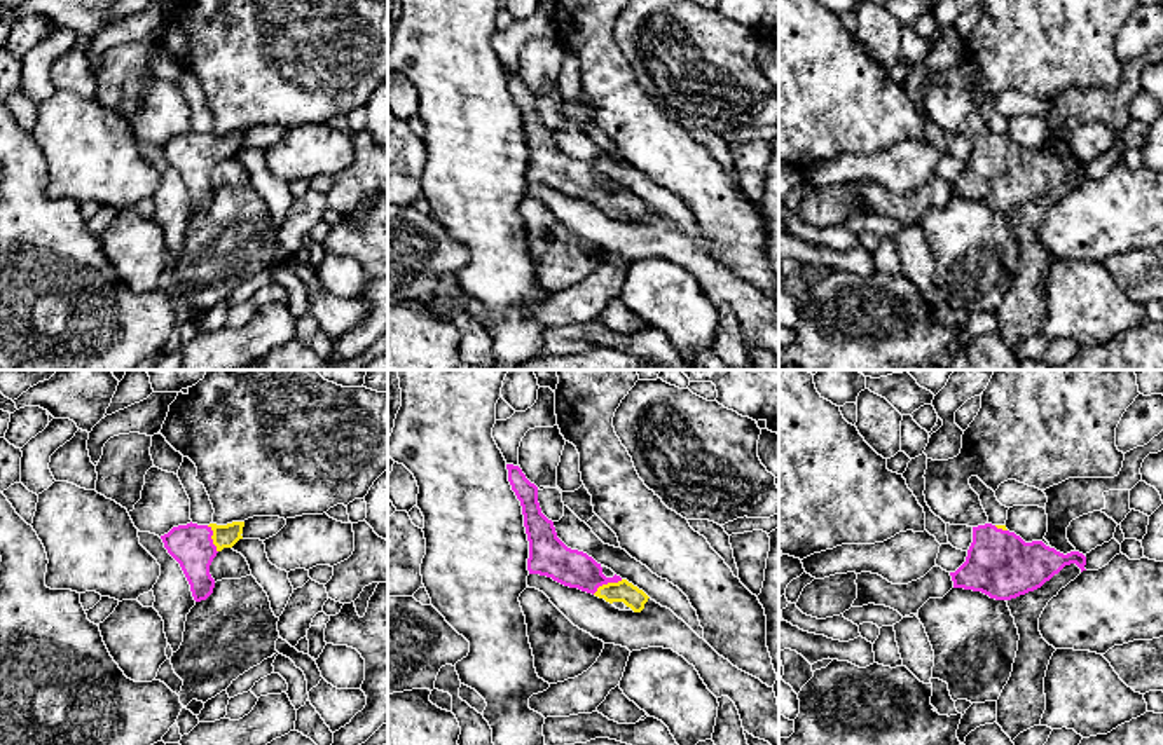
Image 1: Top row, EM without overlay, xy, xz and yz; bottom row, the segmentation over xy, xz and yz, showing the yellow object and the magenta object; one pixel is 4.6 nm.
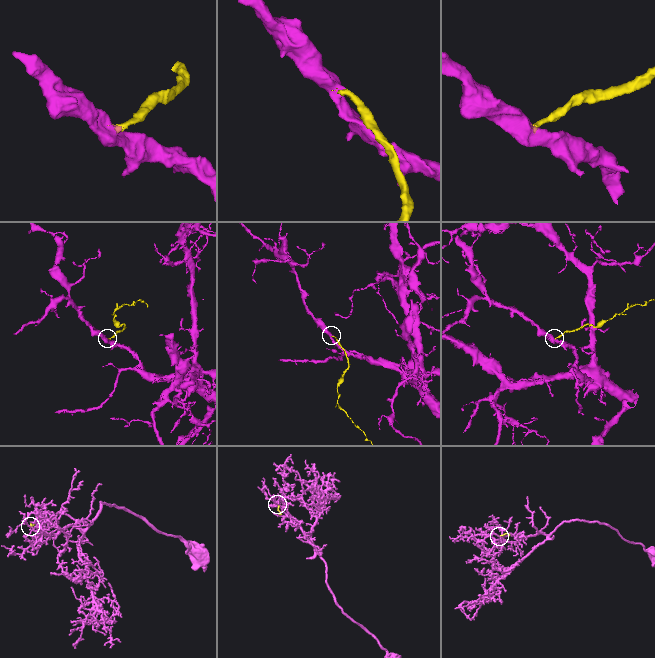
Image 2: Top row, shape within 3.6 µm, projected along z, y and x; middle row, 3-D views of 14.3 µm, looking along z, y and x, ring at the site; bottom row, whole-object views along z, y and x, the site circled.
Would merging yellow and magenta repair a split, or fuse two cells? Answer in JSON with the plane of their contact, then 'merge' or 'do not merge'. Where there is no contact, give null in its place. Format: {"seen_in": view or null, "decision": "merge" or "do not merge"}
{"seen_in": "xz", "decision": "merge"}

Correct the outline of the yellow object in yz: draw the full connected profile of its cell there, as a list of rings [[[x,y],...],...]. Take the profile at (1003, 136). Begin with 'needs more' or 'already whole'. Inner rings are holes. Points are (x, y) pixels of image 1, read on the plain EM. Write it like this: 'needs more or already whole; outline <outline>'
needs more; outline [[[985,133],[973,136],[966,171],[950,185],[953,197],[1011,209],[1041,197],[1070,173],[1086,180],[1086,166],[1079,161],[1063,164],[1043,150],[1025,152],[1006,134]]]

